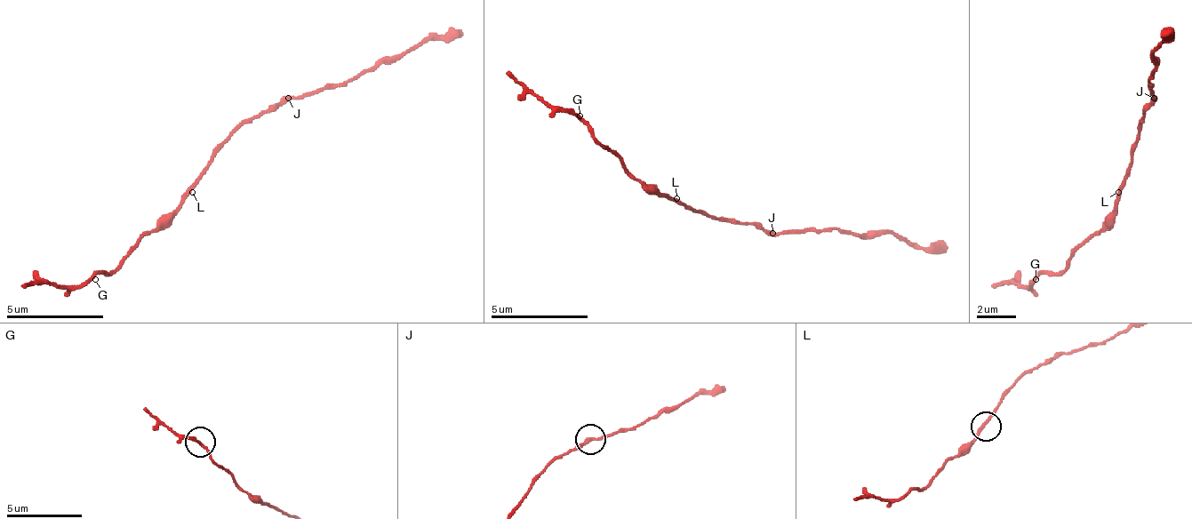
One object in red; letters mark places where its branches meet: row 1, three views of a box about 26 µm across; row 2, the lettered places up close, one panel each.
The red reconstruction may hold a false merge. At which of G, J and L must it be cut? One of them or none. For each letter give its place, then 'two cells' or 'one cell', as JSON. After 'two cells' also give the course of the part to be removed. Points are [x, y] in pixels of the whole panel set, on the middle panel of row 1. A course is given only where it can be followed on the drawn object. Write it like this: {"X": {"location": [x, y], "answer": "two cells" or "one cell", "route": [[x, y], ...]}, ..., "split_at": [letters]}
{"G": {"location": [580, 115], "answer": "one cell"}, "J": {"location": [772, 233], "answer": "one cell"}, "L": {"location": [676, 198], "answer": "one cell"}, "split_at": []}

